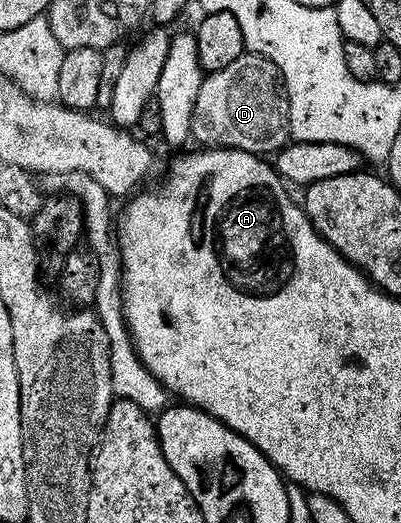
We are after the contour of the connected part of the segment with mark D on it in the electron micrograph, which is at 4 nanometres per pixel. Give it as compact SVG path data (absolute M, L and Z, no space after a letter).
M246 52L223 71L208 74L202 91L199 92L198 102L195 103L192 140L198 141L201 144L198 146L205 149L234 149L258 155L276 155L290 144L289 99L275 63L271 63L266 57Z

